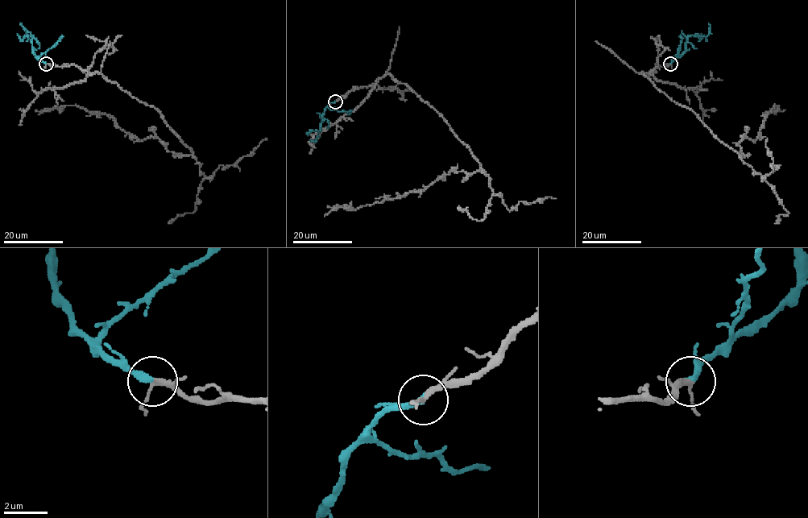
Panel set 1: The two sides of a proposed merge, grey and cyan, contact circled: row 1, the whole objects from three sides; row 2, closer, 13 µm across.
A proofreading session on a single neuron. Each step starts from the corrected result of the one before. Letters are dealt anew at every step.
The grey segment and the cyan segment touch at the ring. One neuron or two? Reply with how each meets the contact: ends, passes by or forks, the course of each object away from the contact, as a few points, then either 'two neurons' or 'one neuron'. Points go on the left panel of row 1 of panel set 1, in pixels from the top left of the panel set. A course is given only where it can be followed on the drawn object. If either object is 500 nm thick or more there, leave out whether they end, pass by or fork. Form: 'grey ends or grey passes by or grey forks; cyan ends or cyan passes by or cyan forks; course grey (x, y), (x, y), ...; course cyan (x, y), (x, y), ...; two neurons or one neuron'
grey passes by; cyan ends; course grey (46, 64), (114, 81), (155, 107), (192, 153), (138, 140), (74, 105), (35, 109); course cyan (46, 64), (32, 50), (32, 36), (29, 37), (20, 23); one neuron

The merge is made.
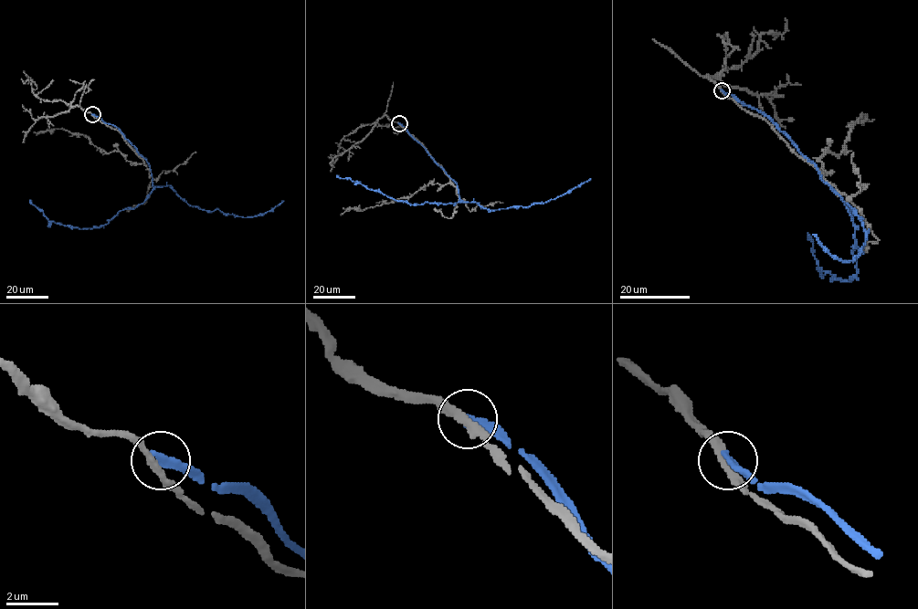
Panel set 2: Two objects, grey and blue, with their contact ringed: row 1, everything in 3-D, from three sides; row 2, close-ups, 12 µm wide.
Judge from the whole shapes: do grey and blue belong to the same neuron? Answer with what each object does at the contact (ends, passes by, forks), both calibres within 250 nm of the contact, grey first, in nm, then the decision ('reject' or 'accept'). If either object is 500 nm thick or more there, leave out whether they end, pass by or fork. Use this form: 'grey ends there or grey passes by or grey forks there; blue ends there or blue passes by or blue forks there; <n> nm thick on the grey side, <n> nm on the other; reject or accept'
grey passes by; blue ends there; 260 nm thick on the grey side, 320 nm on the other; reject

